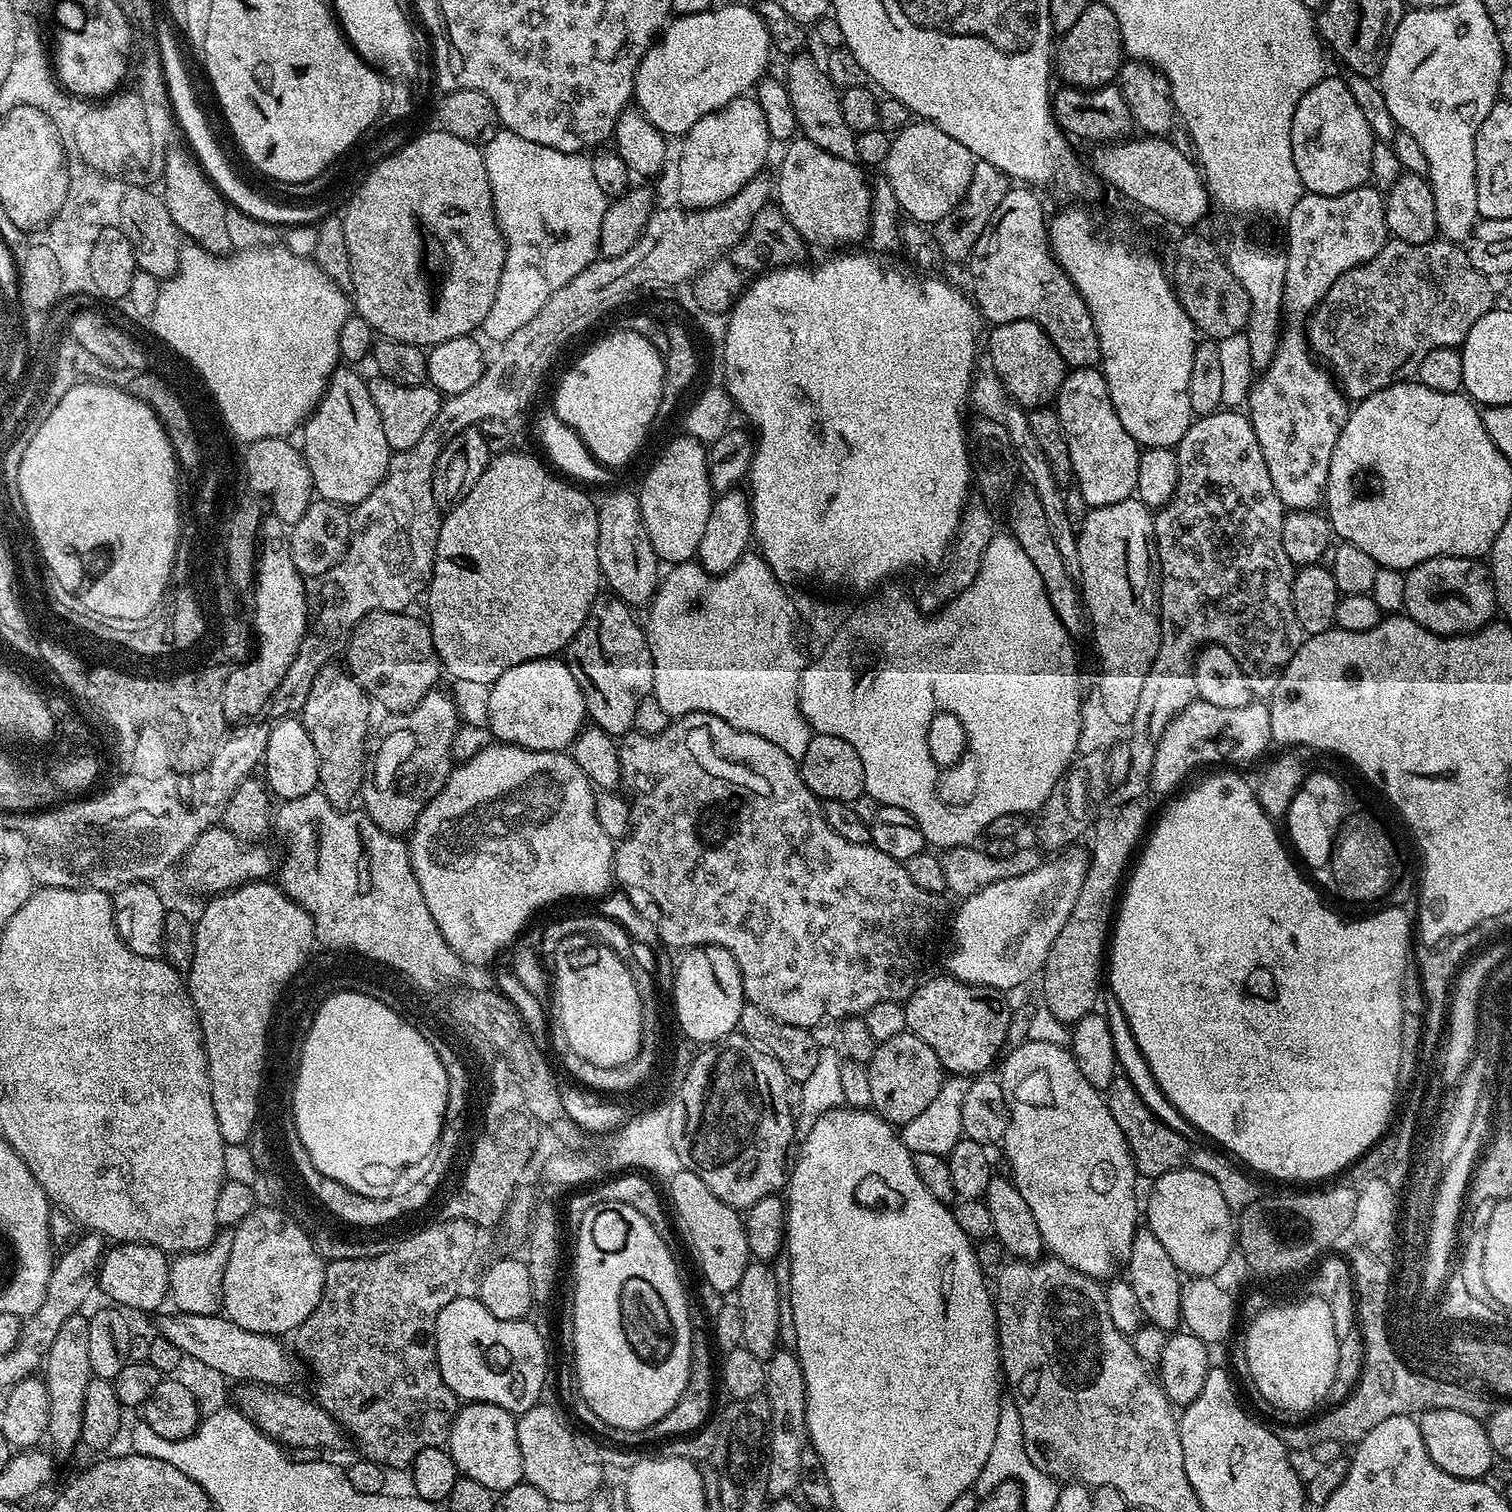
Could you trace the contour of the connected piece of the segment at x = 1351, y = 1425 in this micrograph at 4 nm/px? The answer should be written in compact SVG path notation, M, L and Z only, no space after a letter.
M1364 1288L1364 1297L1358 1301L1358 1310L1364 1313L1364 1322L1368 1324L1366 1332L1360 1332L1361 1334L1366 1334L1366 1338L1364 1340L1364 1365L1362 1366L1360 1380L1356 1383L1355 1390L1353 1390L1353 1392L1350 1393L1350 1395L1348 1395L1344 1401L1341 1402L1341 1404L1329 1407L1327 1409L1329 1412L1326 1413L1325 1416L1320 1416L1317 1418L1317 1420L1310 1421L1309 1424L1288 1424L1285 1426L1285 1428L1277 1427L1275 1429L1276 1437L1278 1437L1280 1441L1282 1441L1284 1445L1288 1447L1289 1452L1294 1450L1306 1450L1311 1445L1317 1444L1318 1442L1330 1442L1331 1440L1345 1446L1355 1446L1360 1443L1362 1438L1366 1438L1366 1434L1370 1434L1370 1430L1374 1430L1374 1426L1379 1426L1380 1423L1386 1422L1386 1418L1394 1418L1395 1416L1410 1416L1410 1410L1415 1410L1417 1414L1421 1412L1429 1412L1430 1410L1462 1410L1462 1414L1470 1414L1476 1420L1481 1422L1487 1421L1490 1415L1490 1407L1488 1408L1487 1402L1483 1400L1485 1397L1481 1395L1479 1391L1470 1388L1463 1388L1460 1384L1451 1384L1445 1380L1435 1380L1429 1376L1423 1376L1421 1372L1415 1372L1413 1376L1410 1376L1410 1374L1408 1374L1408 1372L1406 1372L1406 1370L1400 1366L1400 1360L1399 1362L1394 1362L1392 1355L1397 1352L1397 1350L1390 1350L1390 1346L1393 1344L1393 1342L1386 1342L1386 1338L1390 1335L1390 1331L1388 1328L1382 1328L1382 1310L1390 1310L1390 1296L1385 1294L1385 1292L1368 1292L1368 1288Z

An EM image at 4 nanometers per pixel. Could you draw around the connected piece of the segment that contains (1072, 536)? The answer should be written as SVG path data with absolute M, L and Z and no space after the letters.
M1012 404L1011 407L1002 415L1002 421L1005 427L1006 436L1013 444L1016 457L1019 459L1019 465L1024 472L1030 476L1028 479L1029 485L1035 490L1036 495L1044 508L1046 520L1050 528L1050 534L1054 538L1054 544L1064 561L1066 572L1073 578L1079 577L1081 572L1081 562L1078 557L1077 546L1077 531L1074 529L1066 514L1064 492L1061 485L1058 484L1057 479L1054 478L1054 472L1050 468L1049 459L1042 451L1042 446L1039 445L1038 440L1031 433L1028 412L1019 405Z

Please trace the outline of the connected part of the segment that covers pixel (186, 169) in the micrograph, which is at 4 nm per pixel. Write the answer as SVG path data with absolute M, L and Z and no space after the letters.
M184 146L170 147L165 154L162 169L164 169L162 199L166 210L170 210L170 218L174 218L176 229L191 243L200 245L207 252L231 253L234 245L232 245L232 232L228 229L229 205L192 152Z

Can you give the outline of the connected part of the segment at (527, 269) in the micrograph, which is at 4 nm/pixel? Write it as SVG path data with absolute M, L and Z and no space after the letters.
M498 130L494 138L483 145L482 151L486 174L490 178L492 208L496 211L496 221L508 248L502 278L498 282L498 294L494 294L494 306L490 306L490 314L486 314L482 332L495 342L502 342L510 338L514 330L526 326L526 322L546 306L546 298L550 298L550 294L562 290L570 278L582 274L582 270L597 259L602 218L610 198L602 194L602 186L598 186L598 178L594 178L592 162L587 155L538 146L538 142L526 142L526 138L518 138L518 134L507 130Z

